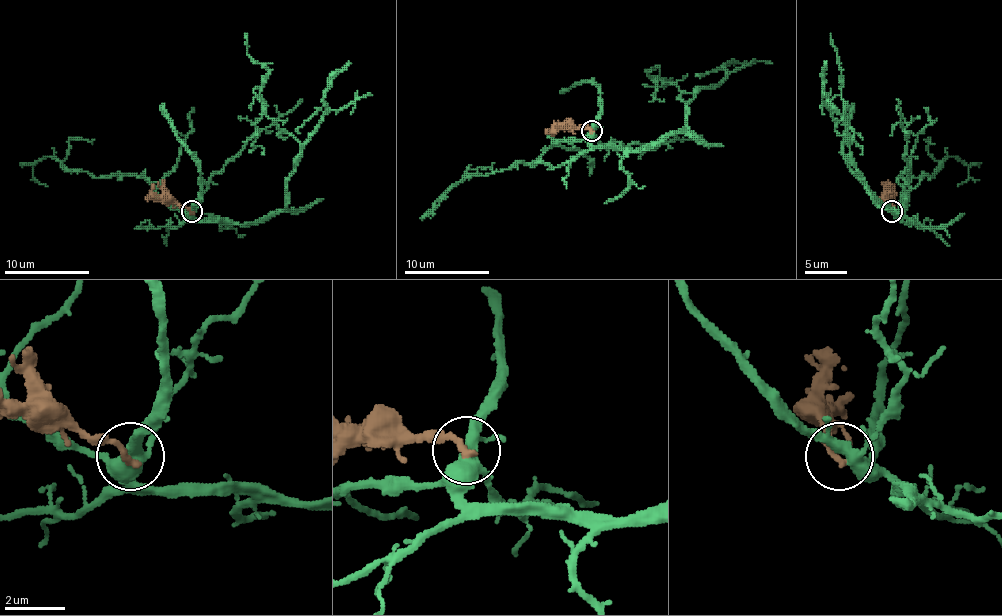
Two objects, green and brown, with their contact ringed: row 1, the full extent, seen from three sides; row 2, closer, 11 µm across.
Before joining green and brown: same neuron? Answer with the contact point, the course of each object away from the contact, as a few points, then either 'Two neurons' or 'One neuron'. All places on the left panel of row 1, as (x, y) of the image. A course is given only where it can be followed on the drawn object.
Place: (191, 211). Course of green: (192, 209), (194, 220), (257, 224), (285, 209), (300, 144), (266, 114), (268, 72), (245, 33). Course of brown: (192, 212), (158, 199), (151, 193), (154, 184). Two neurons

